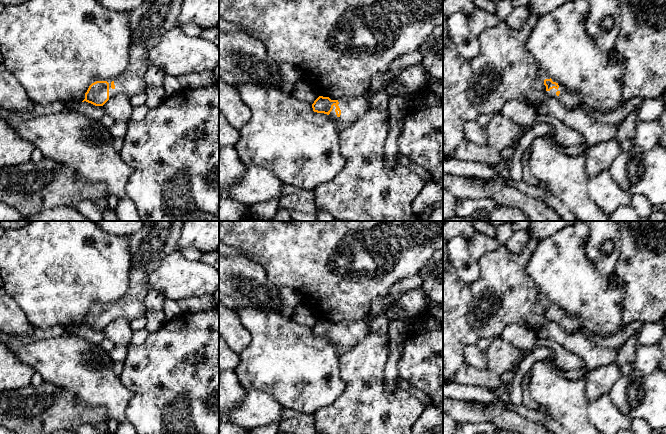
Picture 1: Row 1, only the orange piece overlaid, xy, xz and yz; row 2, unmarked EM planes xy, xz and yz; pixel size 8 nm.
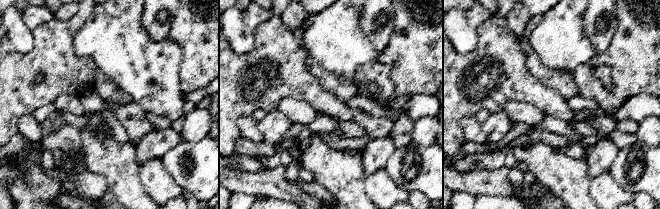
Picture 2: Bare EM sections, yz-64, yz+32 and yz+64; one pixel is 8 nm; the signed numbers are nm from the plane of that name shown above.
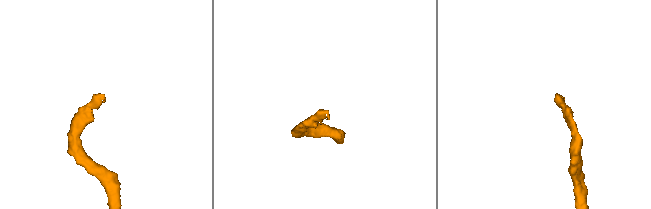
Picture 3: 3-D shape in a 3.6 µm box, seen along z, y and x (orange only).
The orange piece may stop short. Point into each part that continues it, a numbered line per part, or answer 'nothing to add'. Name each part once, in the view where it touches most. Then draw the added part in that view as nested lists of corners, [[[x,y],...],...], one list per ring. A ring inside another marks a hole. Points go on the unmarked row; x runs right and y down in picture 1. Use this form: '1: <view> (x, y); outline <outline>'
1: yz (570, 323); outline [[[540,291],[538,292],[538,301],[543,306],[543,310],[544,310],[546,318],[549,321],[557,323],[566,332],[575,333],[581,327],[581,324],[580,324],[578,317],[576,317],[575,315],[568,313],[565,310],[561,309],[555,303],[551,302],[553,306],[556,306],[559,309],[559,312],[558,313],[553,312],[550,315],[547,315],[546,310],[544,309],[544,304],[550,303],[550,301]]]

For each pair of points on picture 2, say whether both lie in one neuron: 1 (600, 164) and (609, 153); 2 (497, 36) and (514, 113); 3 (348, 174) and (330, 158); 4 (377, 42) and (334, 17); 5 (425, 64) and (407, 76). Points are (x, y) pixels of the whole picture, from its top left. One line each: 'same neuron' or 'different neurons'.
1: same neuron
2: different neurons
3: same neuron
4: different neurons
5: same neuron

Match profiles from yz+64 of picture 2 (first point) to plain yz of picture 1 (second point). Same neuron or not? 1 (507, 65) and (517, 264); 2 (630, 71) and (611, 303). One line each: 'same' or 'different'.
1: same
2: different

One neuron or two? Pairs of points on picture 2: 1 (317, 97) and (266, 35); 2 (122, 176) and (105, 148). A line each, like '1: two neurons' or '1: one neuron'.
1: one neuron
2: one neuron

